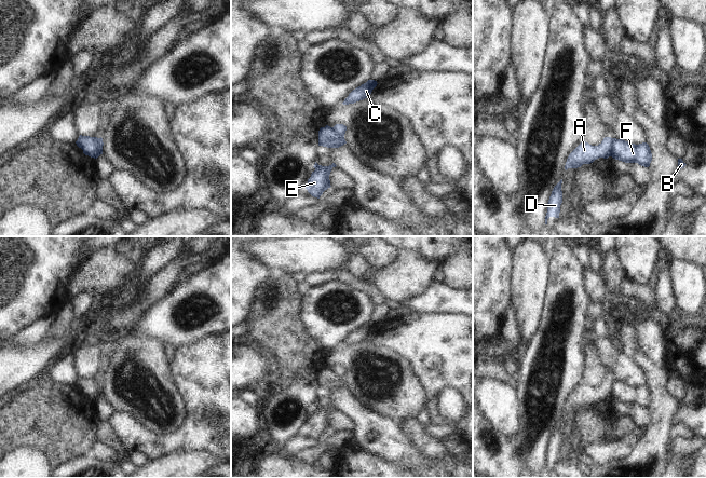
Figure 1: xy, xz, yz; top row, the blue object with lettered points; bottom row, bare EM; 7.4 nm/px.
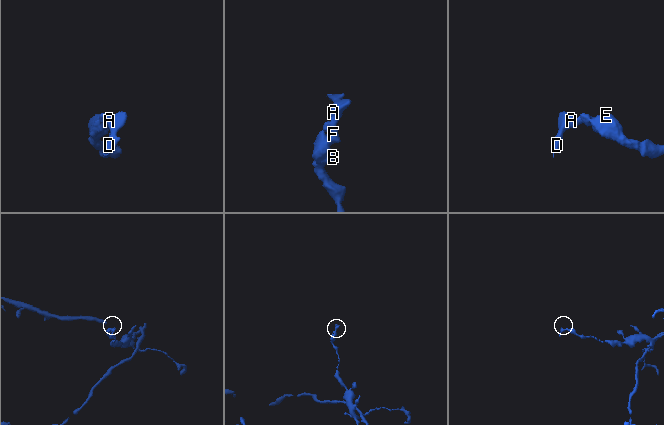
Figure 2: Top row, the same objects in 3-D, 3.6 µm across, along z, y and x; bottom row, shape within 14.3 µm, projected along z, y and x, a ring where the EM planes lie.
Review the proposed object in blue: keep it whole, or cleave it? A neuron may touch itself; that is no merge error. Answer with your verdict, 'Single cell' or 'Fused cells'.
Fused cells.

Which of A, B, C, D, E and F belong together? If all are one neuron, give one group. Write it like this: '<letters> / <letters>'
A C D / B E F

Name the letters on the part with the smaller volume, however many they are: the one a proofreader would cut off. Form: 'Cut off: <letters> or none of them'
Cut off: A, C, D

